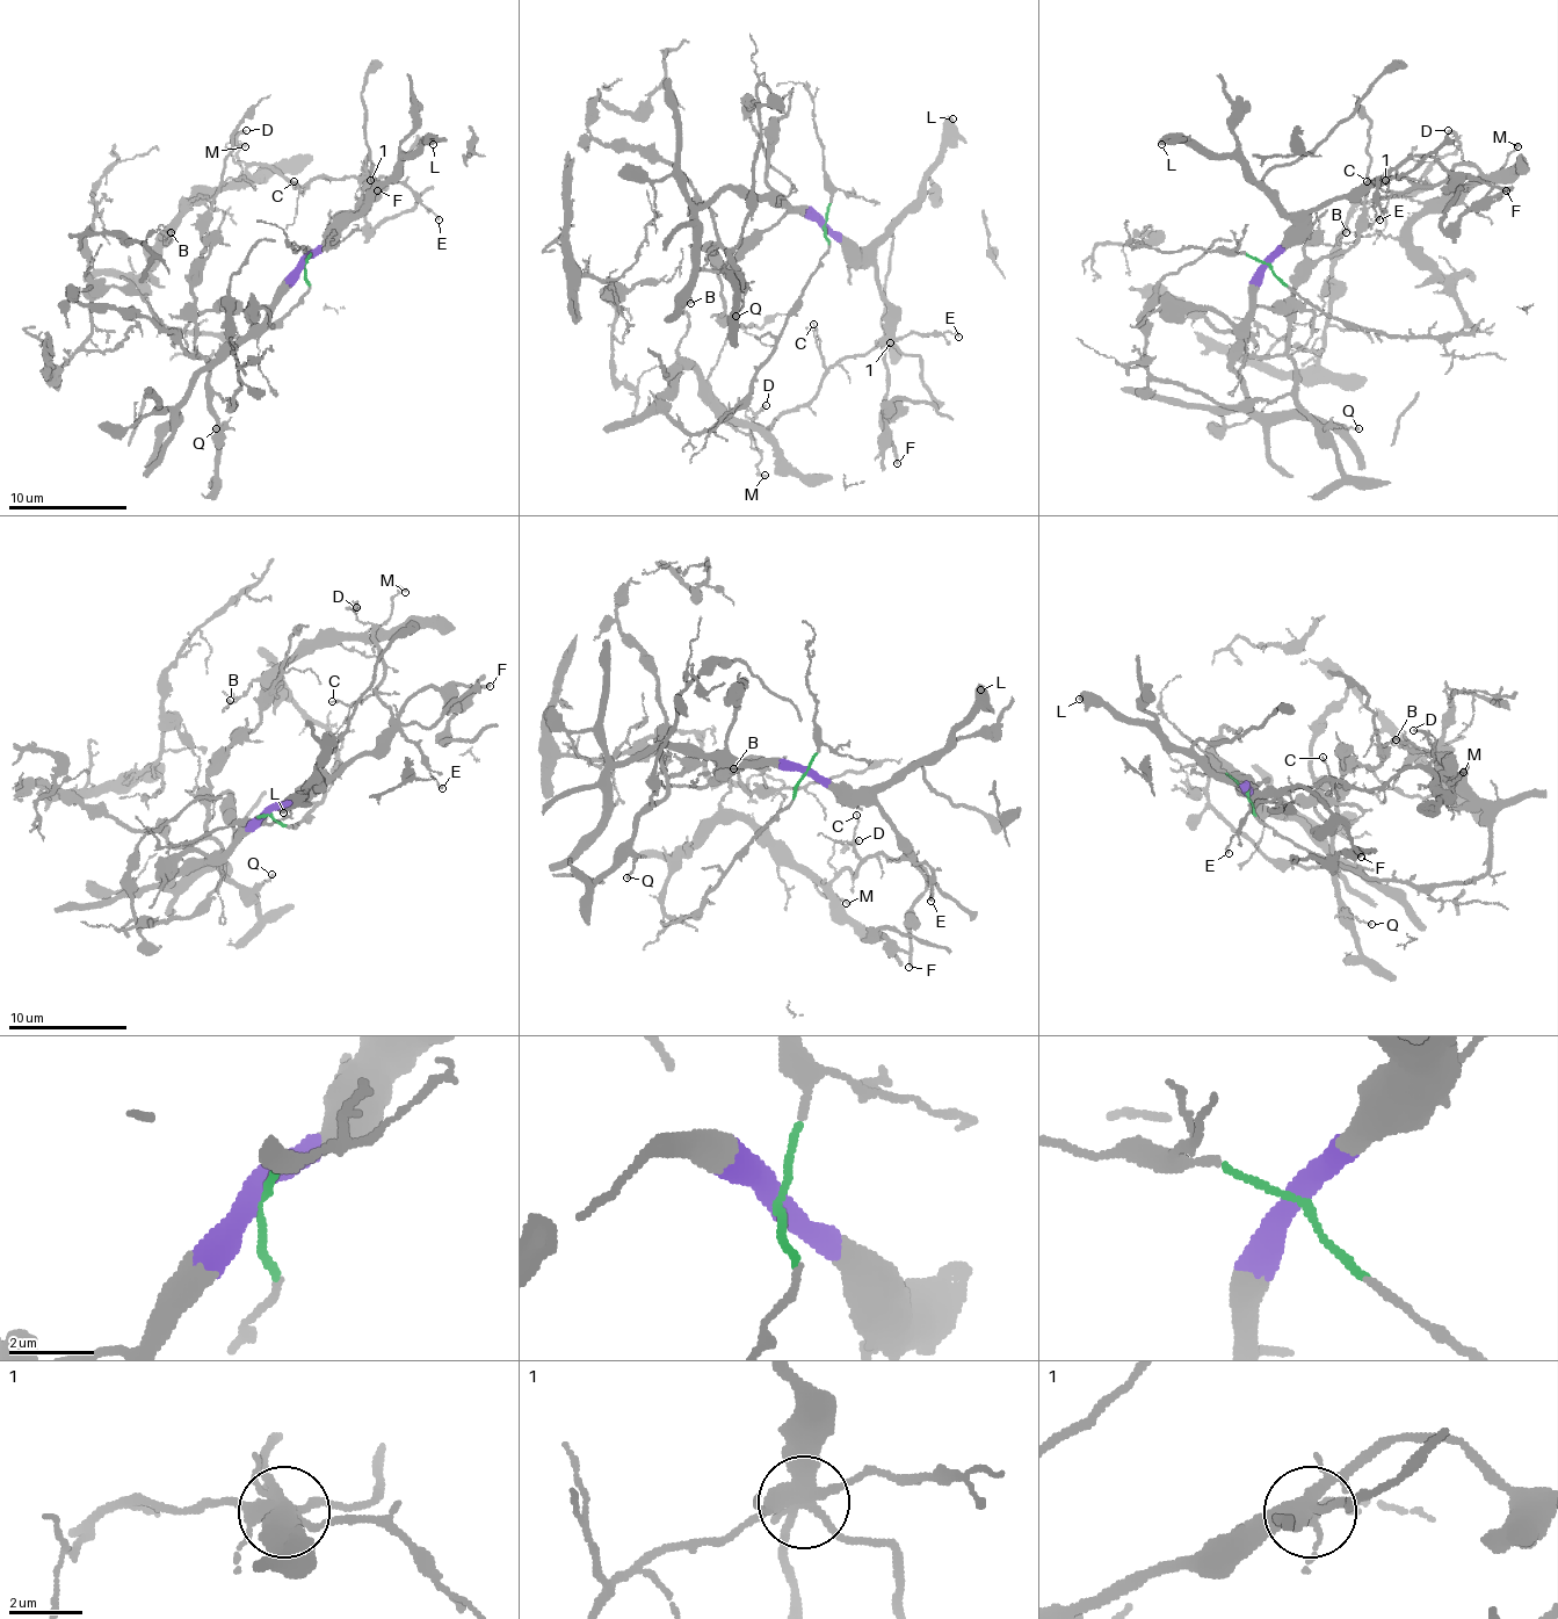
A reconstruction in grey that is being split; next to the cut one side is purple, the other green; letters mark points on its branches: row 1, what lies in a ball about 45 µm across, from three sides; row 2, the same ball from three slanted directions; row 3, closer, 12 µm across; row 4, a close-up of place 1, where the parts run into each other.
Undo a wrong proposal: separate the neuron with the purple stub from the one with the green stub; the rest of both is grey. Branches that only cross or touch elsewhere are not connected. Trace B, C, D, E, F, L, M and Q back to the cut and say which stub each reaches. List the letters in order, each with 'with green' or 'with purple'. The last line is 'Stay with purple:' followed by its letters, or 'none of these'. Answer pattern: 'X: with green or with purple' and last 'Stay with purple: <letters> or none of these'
B: with green
C: with green
D: with green
E: with green
F: with purple
L: with purple
M: with green
Q: with purple
Stay with purple: F, L, Q

